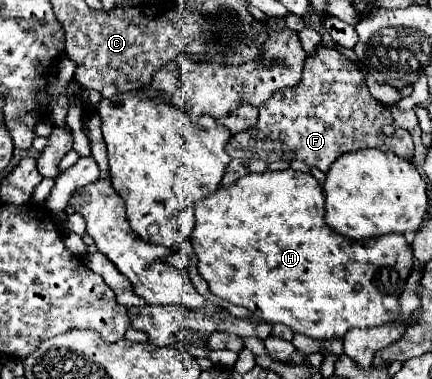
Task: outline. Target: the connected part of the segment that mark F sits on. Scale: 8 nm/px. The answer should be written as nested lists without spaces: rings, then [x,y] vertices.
[[[319,43],[319,47],[305,57],[301,83],[277,91],[277,95],[261,103],[257,127],[233,135],[227,143],[227,153],[231,157],[263,159],[267,163],[299,159],[323,173],[327,173],[337,157],[367,147],[393,151],[395,155],[413,161],[413,141],[409,131],[397,129],[393,135],[381,131],[381,127],[391,121],[389,107],[369,93],[365,77],[357,65],[339,51]]]

